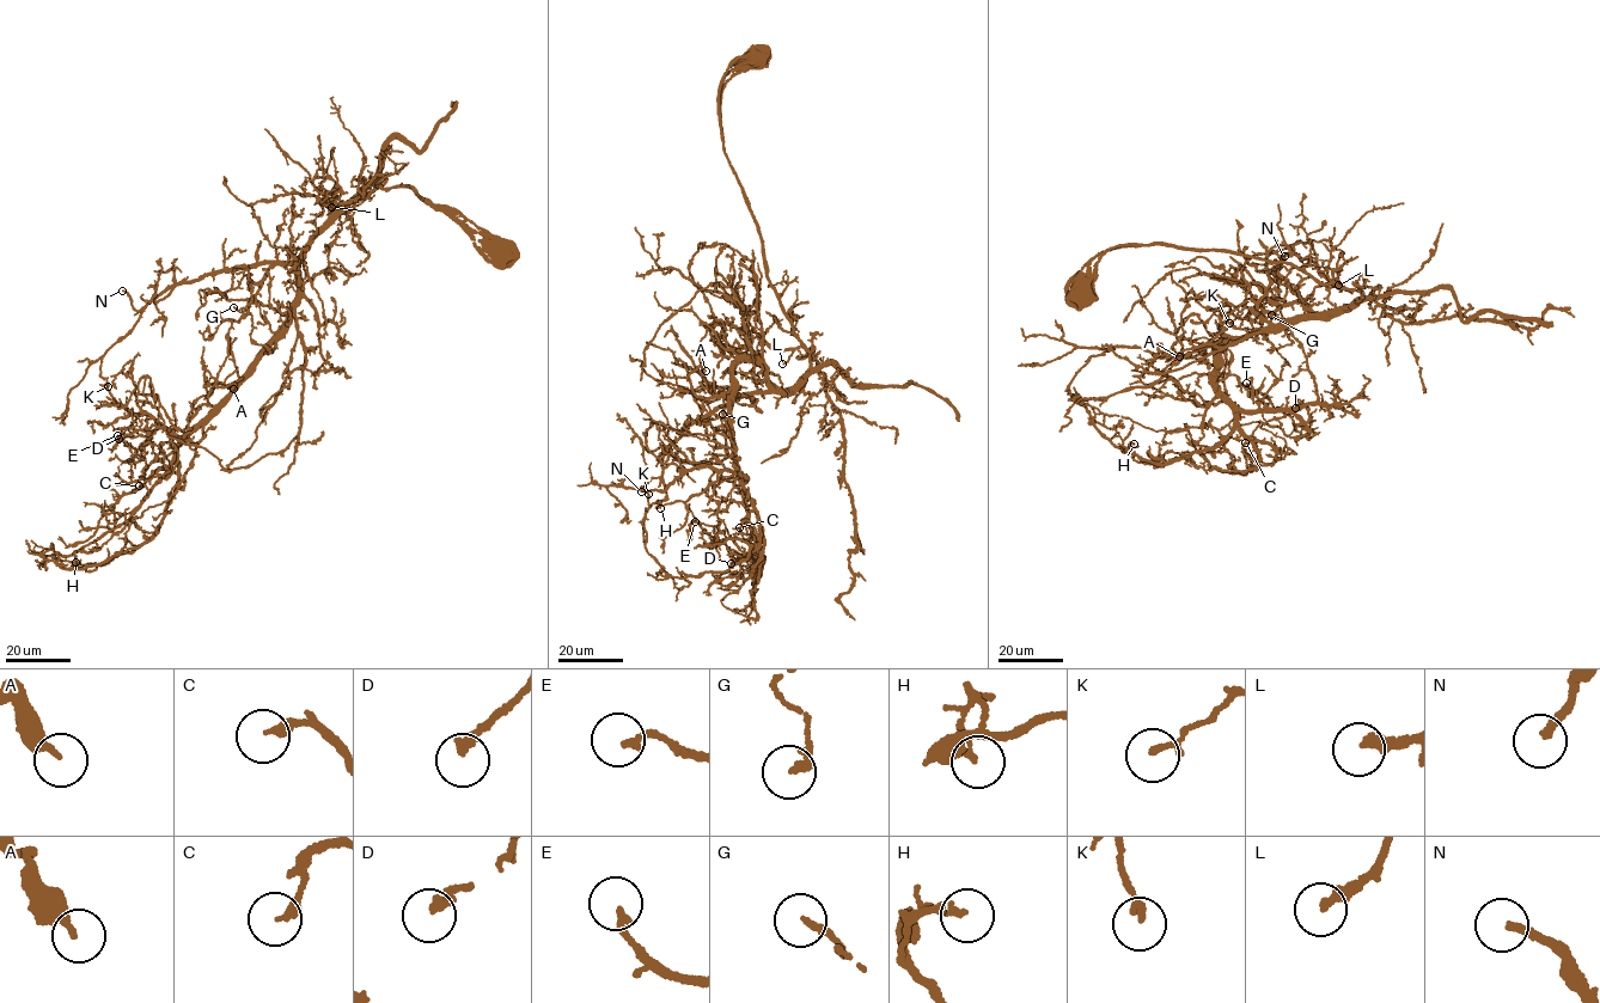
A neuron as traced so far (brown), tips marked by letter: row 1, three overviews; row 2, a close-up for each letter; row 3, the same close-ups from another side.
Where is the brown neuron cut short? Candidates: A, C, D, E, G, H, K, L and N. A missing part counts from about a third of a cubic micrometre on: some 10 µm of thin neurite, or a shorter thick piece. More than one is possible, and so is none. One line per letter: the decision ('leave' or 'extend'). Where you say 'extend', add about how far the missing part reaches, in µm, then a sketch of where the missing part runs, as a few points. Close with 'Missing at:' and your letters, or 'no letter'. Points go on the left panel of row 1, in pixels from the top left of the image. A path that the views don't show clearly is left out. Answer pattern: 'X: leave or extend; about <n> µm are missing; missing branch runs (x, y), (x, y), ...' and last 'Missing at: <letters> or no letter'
A: leave
C: leave
D: leave
E: leave
G: leave
H: leave
K: leave
L: leave
N: leave
Missing at: no letter

